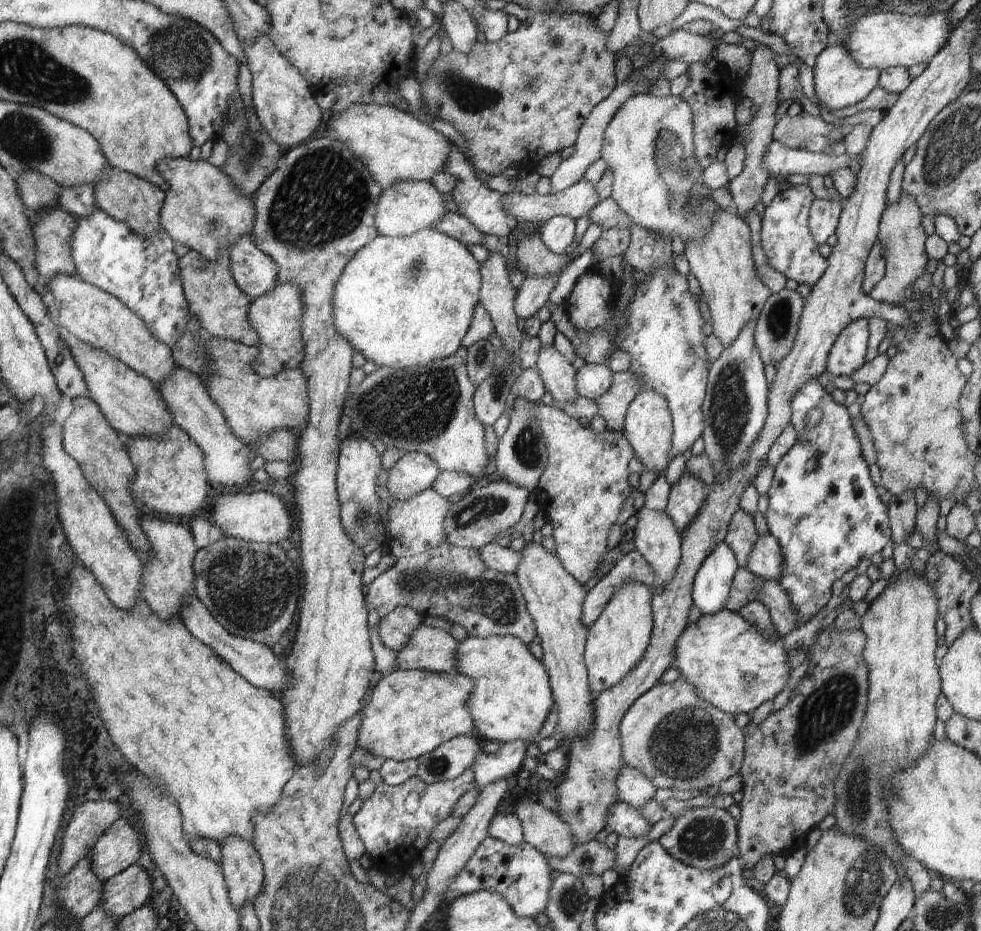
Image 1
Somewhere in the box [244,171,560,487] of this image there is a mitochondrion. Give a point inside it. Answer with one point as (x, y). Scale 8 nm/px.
(418, 409)

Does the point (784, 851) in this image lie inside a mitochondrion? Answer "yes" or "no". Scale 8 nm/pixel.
no

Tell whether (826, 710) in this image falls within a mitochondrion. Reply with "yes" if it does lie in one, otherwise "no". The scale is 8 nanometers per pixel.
yes

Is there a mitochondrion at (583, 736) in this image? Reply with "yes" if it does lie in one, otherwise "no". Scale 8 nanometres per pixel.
no

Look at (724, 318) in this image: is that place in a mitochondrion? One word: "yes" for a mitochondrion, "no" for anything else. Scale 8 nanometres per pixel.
no

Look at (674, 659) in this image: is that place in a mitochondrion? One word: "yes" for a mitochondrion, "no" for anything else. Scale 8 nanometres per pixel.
no

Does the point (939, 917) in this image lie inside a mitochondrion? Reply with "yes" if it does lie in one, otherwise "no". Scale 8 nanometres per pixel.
yes

